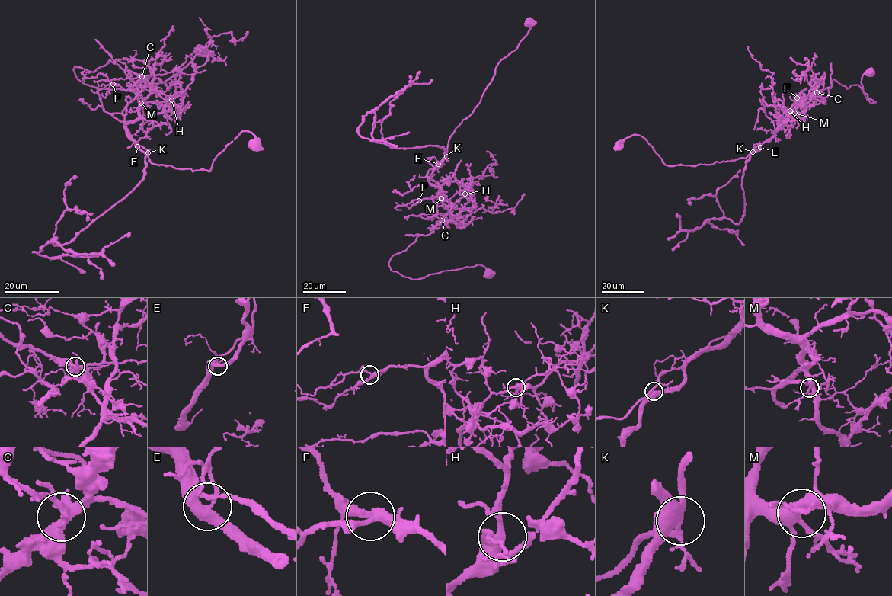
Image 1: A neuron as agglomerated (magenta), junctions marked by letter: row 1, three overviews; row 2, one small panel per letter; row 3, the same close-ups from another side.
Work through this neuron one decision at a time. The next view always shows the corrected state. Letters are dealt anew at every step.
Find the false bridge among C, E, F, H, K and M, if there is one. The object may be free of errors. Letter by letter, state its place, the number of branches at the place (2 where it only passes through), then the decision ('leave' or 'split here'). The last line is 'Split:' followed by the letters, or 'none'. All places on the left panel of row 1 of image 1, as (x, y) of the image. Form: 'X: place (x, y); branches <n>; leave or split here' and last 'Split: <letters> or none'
C: place (142, 76); branches 6; split here
E: place (137, 146); branches 4; leave
F: place (113, 84); branches 4; leave
H: place (171, 100); branches 4; leave
K: place (148, 152); branches 4; leave
M: place (141, 103); branches 4; leave
Split: C

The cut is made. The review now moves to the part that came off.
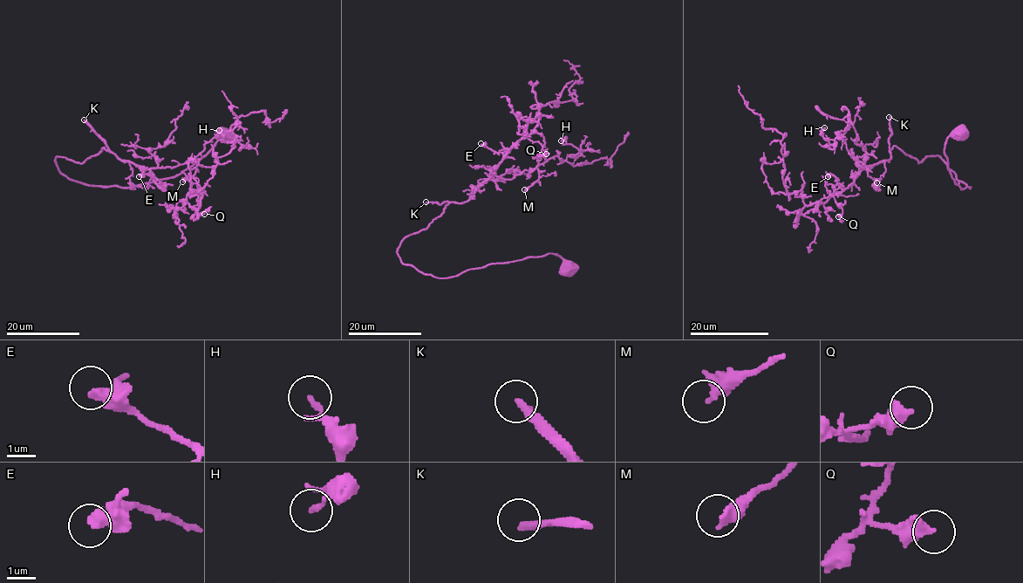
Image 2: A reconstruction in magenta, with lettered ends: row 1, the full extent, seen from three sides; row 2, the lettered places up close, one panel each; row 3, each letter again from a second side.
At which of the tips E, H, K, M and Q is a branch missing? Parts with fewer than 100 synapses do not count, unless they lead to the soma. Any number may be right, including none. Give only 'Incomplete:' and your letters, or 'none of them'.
Incomplete: K

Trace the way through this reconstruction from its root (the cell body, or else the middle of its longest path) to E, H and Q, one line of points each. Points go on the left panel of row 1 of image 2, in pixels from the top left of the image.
E: (226, 136), (175, 176), (130, 187), (74, 181), (55, 158), (82, 163), (104, 147), (161, 186), (139, 176)
H: (226, 136), (130, 187), (55, 162), (104, 147), (173, 167), (236, 141), (219, 130)
Q: (226, 136), (130, 187), (74, 181), (55, 158), (104, 147), (179, 201), (201, 195), (204, 214)

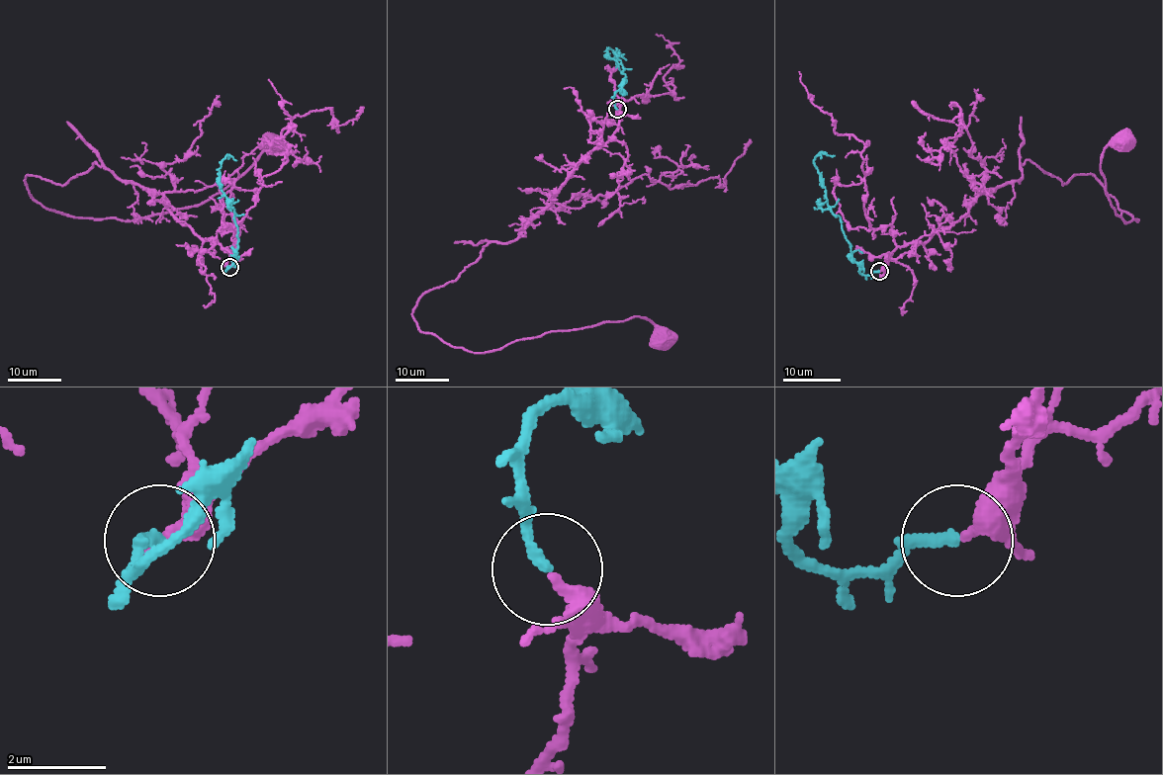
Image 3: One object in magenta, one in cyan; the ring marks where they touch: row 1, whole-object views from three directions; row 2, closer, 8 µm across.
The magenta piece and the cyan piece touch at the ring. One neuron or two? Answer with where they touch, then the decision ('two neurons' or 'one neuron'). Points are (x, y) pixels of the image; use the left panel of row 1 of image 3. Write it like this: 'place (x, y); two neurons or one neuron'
place (229, 267); one neuron

